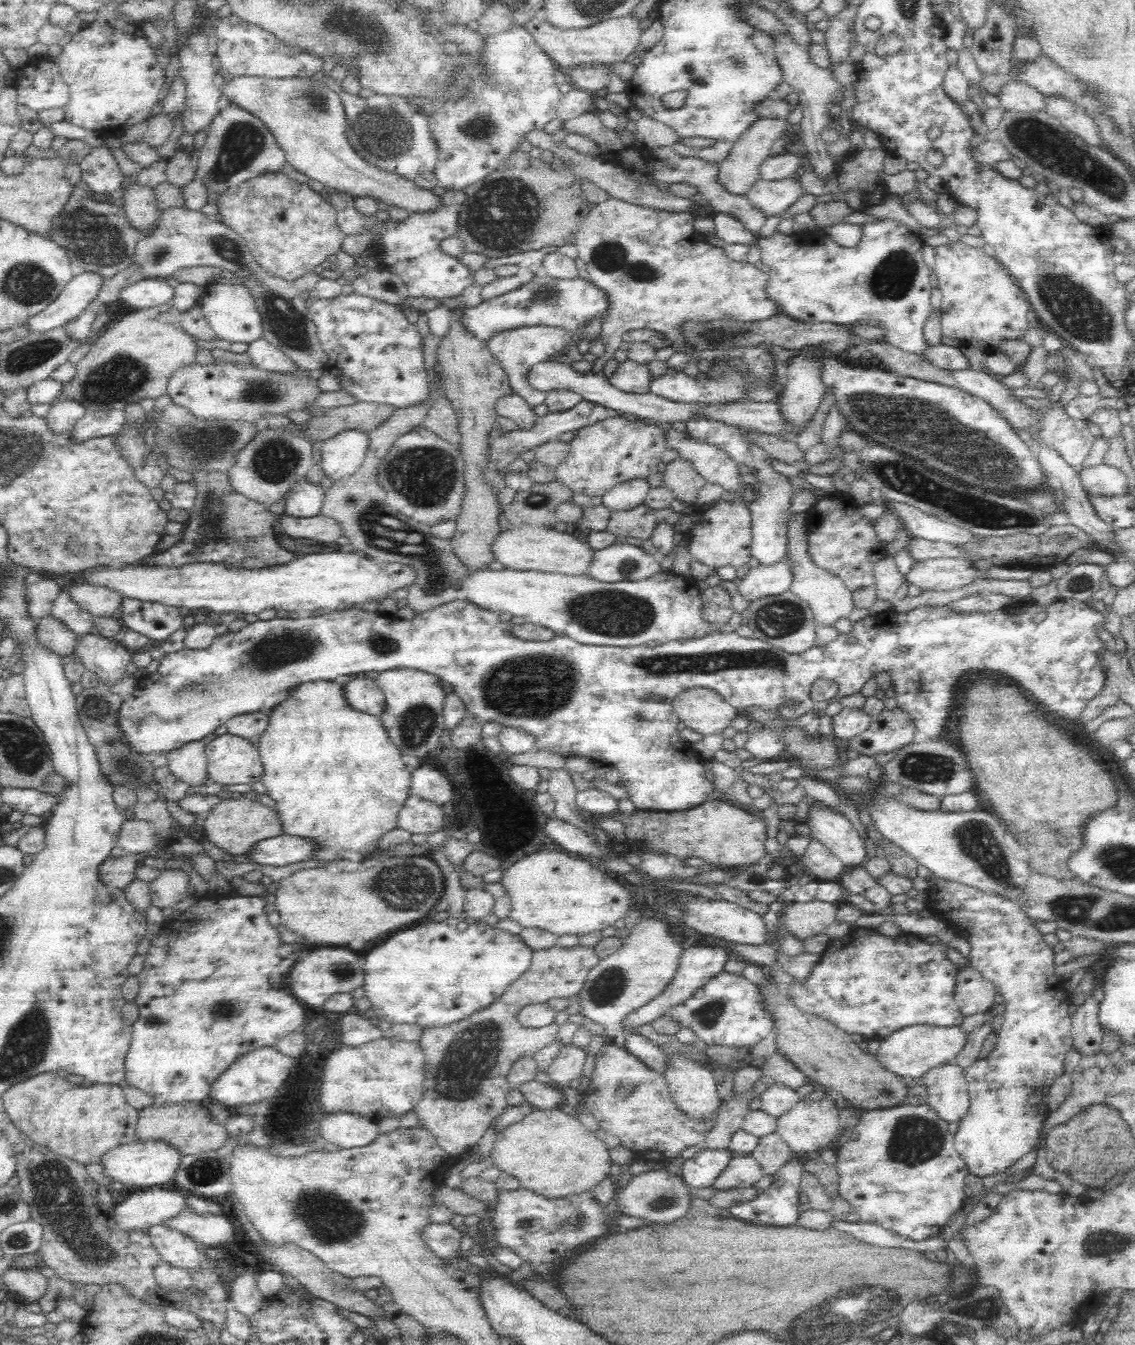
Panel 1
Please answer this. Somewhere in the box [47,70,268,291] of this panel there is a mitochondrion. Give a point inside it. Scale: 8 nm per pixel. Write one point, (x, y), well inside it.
(96, 236)

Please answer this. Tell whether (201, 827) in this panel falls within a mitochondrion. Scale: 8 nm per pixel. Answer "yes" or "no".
no

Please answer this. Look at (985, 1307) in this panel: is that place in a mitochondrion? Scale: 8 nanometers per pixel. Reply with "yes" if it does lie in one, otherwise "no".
yes

